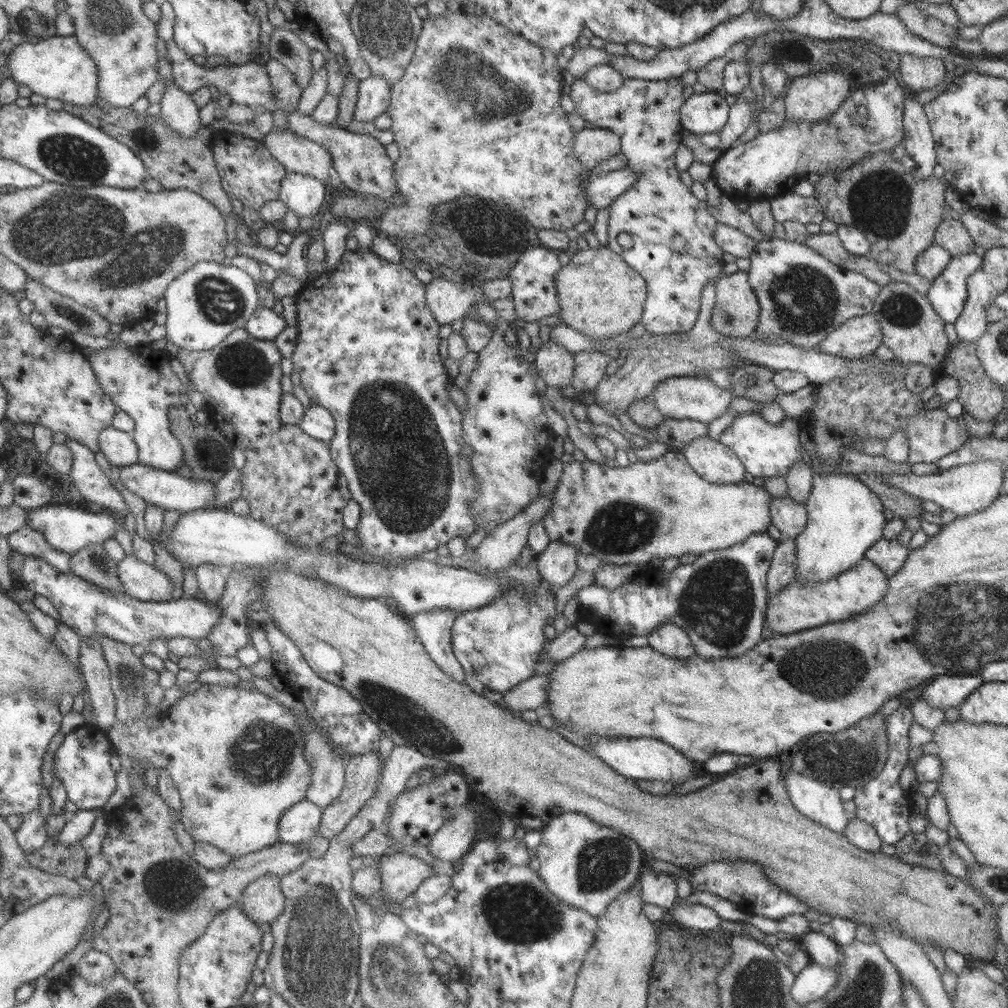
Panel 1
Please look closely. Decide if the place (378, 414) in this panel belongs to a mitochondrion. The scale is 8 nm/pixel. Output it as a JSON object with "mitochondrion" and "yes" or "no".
{"mitochondrion":"yes"}

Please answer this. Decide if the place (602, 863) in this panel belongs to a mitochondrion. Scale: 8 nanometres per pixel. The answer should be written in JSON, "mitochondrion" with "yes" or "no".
{"mitochondrion":"yes"}

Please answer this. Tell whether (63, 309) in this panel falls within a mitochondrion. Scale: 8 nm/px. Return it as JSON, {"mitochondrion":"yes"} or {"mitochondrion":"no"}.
{"mitochondrion":"yes"}

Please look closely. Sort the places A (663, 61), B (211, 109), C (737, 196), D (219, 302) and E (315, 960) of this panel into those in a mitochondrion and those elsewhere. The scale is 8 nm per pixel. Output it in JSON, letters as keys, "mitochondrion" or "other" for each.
{"A":"other","B":"other","C":"other","D":"mitochondrion","E":"mitochondrion"}

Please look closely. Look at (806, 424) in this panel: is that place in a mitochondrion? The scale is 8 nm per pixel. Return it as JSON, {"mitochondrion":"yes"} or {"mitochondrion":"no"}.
{"mitochondrion":"no"}

